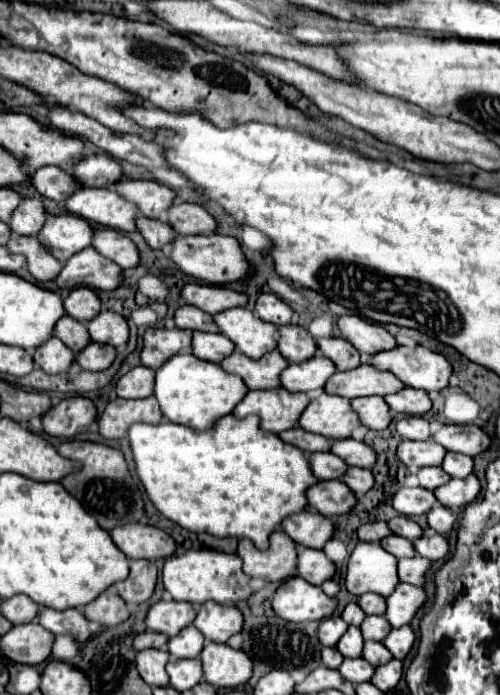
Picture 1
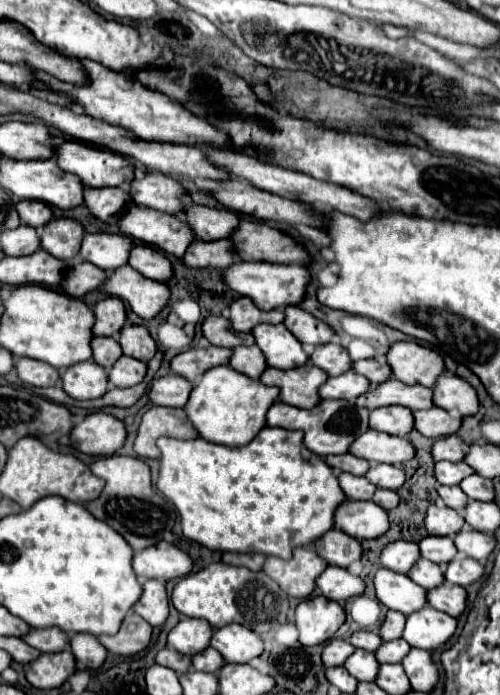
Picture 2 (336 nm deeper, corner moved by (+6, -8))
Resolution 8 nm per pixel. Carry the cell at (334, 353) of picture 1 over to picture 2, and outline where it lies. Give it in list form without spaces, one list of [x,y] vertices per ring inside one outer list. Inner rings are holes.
[[[367,359],[367,361],[355,361],[353,369],[361,375],[365,375],[371,383],[385,383],[385,379],[391,377],[391,367],[389,365],[381,365],[375,359]]]

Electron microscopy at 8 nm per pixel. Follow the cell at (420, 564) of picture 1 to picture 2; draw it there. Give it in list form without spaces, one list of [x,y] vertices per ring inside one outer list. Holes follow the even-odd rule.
[[[441,585],[437,589],[427,591],[427,601],[431,607],[451,615],[459,617],[467,607],[467,591],[459,585]]]

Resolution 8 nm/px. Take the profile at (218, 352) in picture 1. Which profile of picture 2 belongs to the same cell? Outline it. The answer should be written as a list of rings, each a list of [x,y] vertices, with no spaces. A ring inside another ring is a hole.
[[[257,345],[233,349],[233,357],[229,359],[229,365],[235,371],[245,373],[251,379],[259,379],[261,371],[265,371],[269,367],[269,365],[265,365],[265,355],[261,355],[261,349]]]

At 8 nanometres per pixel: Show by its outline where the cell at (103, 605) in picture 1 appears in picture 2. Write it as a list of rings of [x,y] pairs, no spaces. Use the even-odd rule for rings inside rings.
[[[133,611],[125,617],[117,635],[101,635],[99,643],[115,655],[135,655],[147,649],[151,641],[151,625],[137,617]]]

